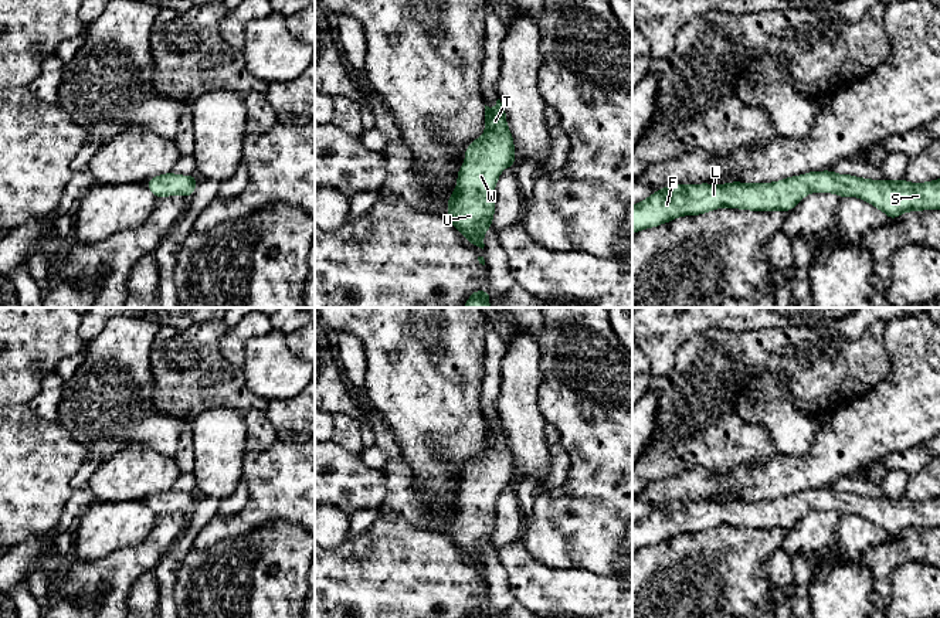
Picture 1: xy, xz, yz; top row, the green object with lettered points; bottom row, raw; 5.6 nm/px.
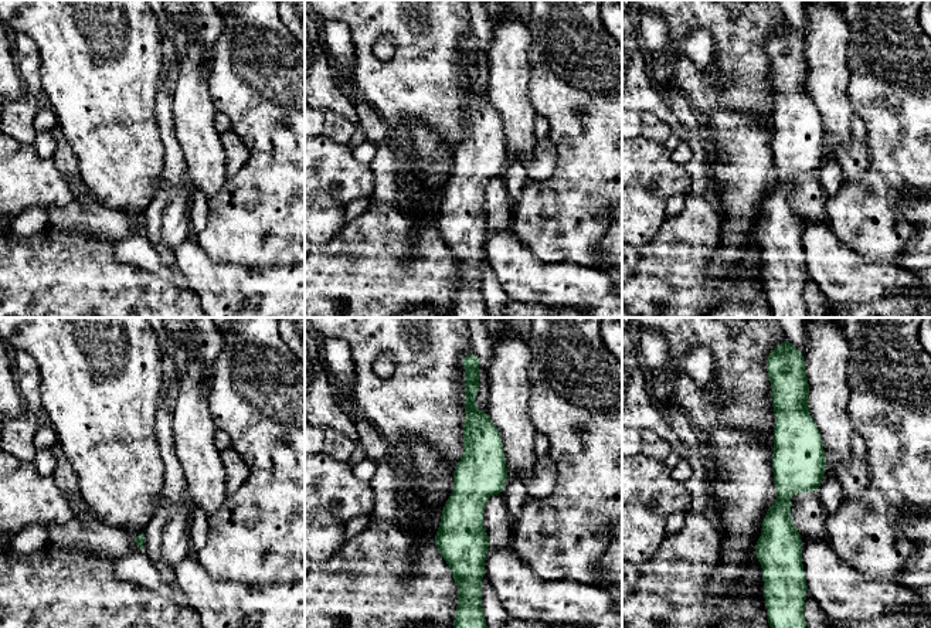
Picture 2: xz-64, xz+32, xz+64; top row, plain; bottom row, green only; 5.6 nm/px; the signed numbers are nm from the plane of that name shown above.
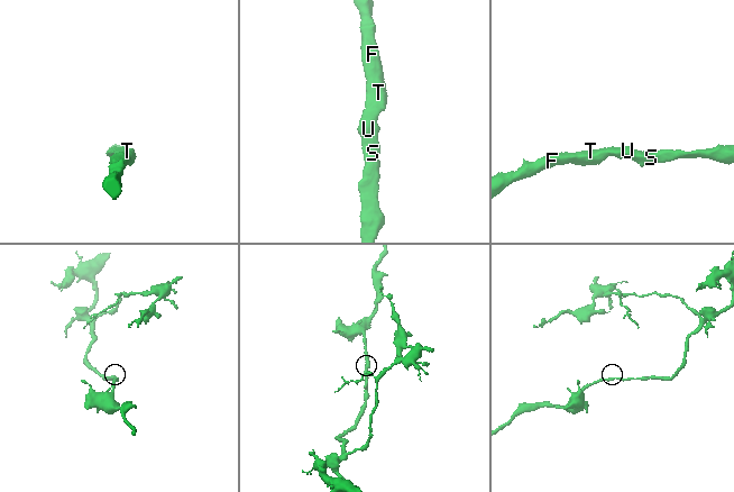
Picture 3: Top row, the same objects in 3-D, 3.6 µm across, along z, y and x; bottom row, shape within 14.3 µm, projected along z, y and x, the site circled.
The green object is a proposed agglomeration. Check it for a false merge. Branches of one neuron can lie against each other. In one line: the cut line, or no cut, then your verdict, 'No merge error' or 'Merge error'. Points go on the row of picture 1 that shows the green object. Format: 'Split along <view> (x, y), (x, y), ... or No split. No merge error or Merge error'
No split. No merge error

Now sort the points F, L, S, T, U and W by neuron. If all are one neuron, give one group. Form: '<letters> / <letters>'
F L S T U W

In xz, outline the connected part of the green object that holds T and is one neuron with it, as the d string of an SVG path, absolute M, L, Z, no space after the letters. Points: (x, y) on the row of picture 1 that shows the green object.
M500 102L491 109L485 105L485 135L472 140L465 150L465 163L458 170L457 189L448 197L448 218L465 240L483 249L483 237L492 227L495 215L493 191L505 167L513 167L516 160L512 133L506 125L506 111Z

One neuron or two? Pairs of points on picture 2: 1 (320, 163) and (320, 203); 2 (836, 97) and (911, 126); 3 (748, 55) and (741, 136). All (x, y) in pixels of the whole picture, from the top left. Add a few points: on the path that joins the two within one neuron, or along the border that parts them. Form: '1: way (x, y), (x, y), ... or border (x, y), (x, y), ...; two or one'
1: border (319, 190), (332, 194), (345, 204); two
2: border (849, 68), (848, 99), (853, 112); two
3: border (709, 114), (730, 108), (755, 115), (768, 135); two

